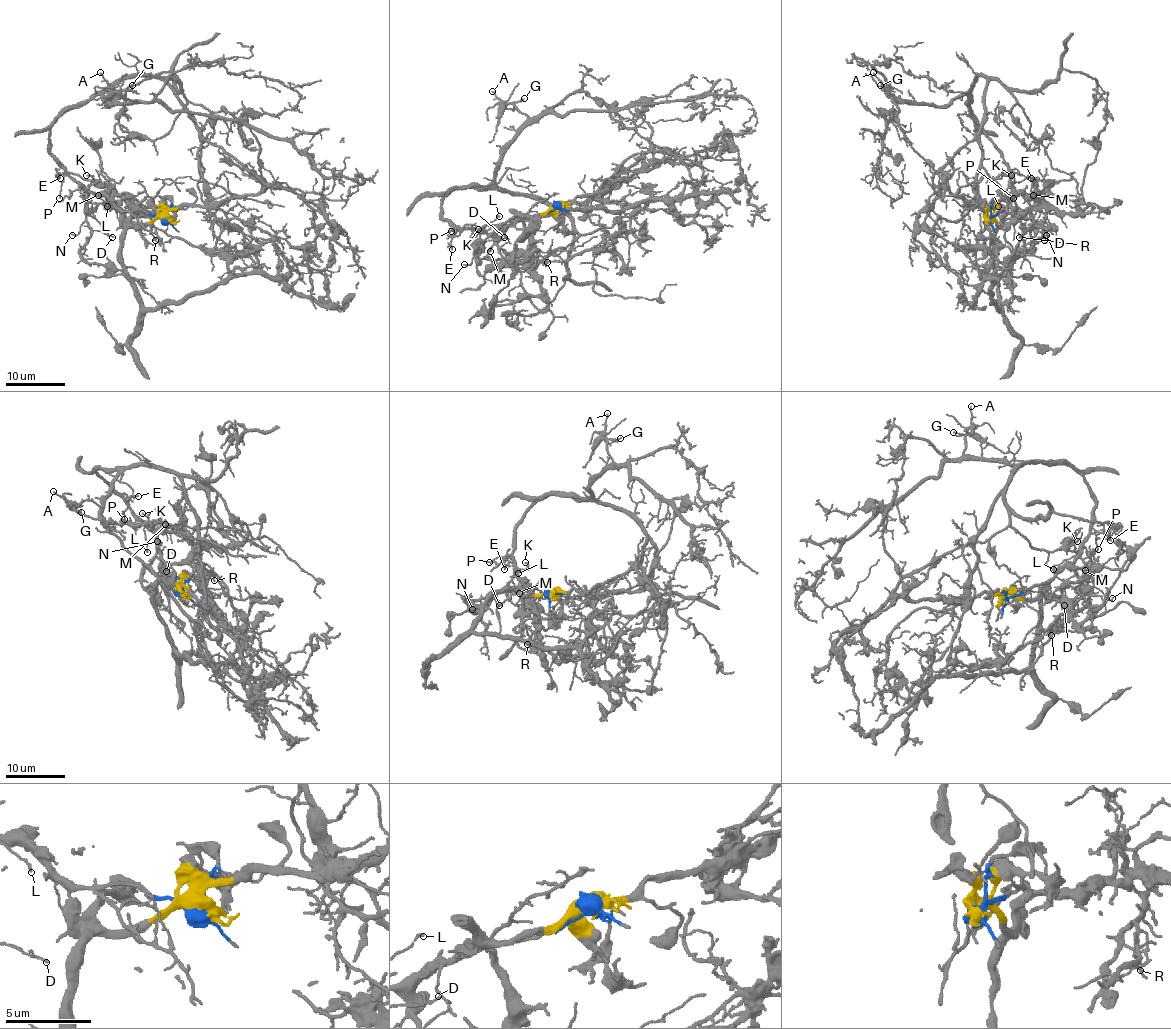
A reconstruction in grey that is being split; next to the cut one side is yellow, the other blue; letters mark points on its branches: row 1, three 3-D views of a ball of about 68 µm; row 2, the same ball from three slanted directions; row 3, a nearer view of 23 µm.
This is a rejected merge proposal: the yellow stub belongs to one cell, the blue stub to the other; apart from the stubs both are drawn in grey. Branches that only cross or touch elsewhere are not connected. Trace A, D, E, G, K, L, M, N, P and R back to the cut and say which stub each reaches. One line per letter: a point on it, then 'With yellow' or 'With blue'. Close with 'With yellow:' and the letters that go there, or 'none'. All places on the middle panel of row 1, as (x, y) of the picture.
A: Place: (492, 91). With blue
D: Place: (504, 237). With blue
E: Place: (452, 249). With blue
G: Place: (524, 98). With blue
K: Place: (478, 229). With blue
L: Place: (499, 216). With blue
M: Place: (490, 251). With blue
N: Place: (464, 264). With blue
P: Place: (451, 231). With blue
R: Place: (547, 262). With blue
With yellow: none

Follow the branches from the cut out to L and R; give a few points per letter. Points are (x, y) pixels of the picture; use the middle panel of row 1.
L: (555, 205), (536, 217), (511, 222), (494, 234), (481, 229), (499, 216)
R: (555, 205), (536, 217), (512, 222), (496, 235), (500, 256), (511, 265), (548, 262)

